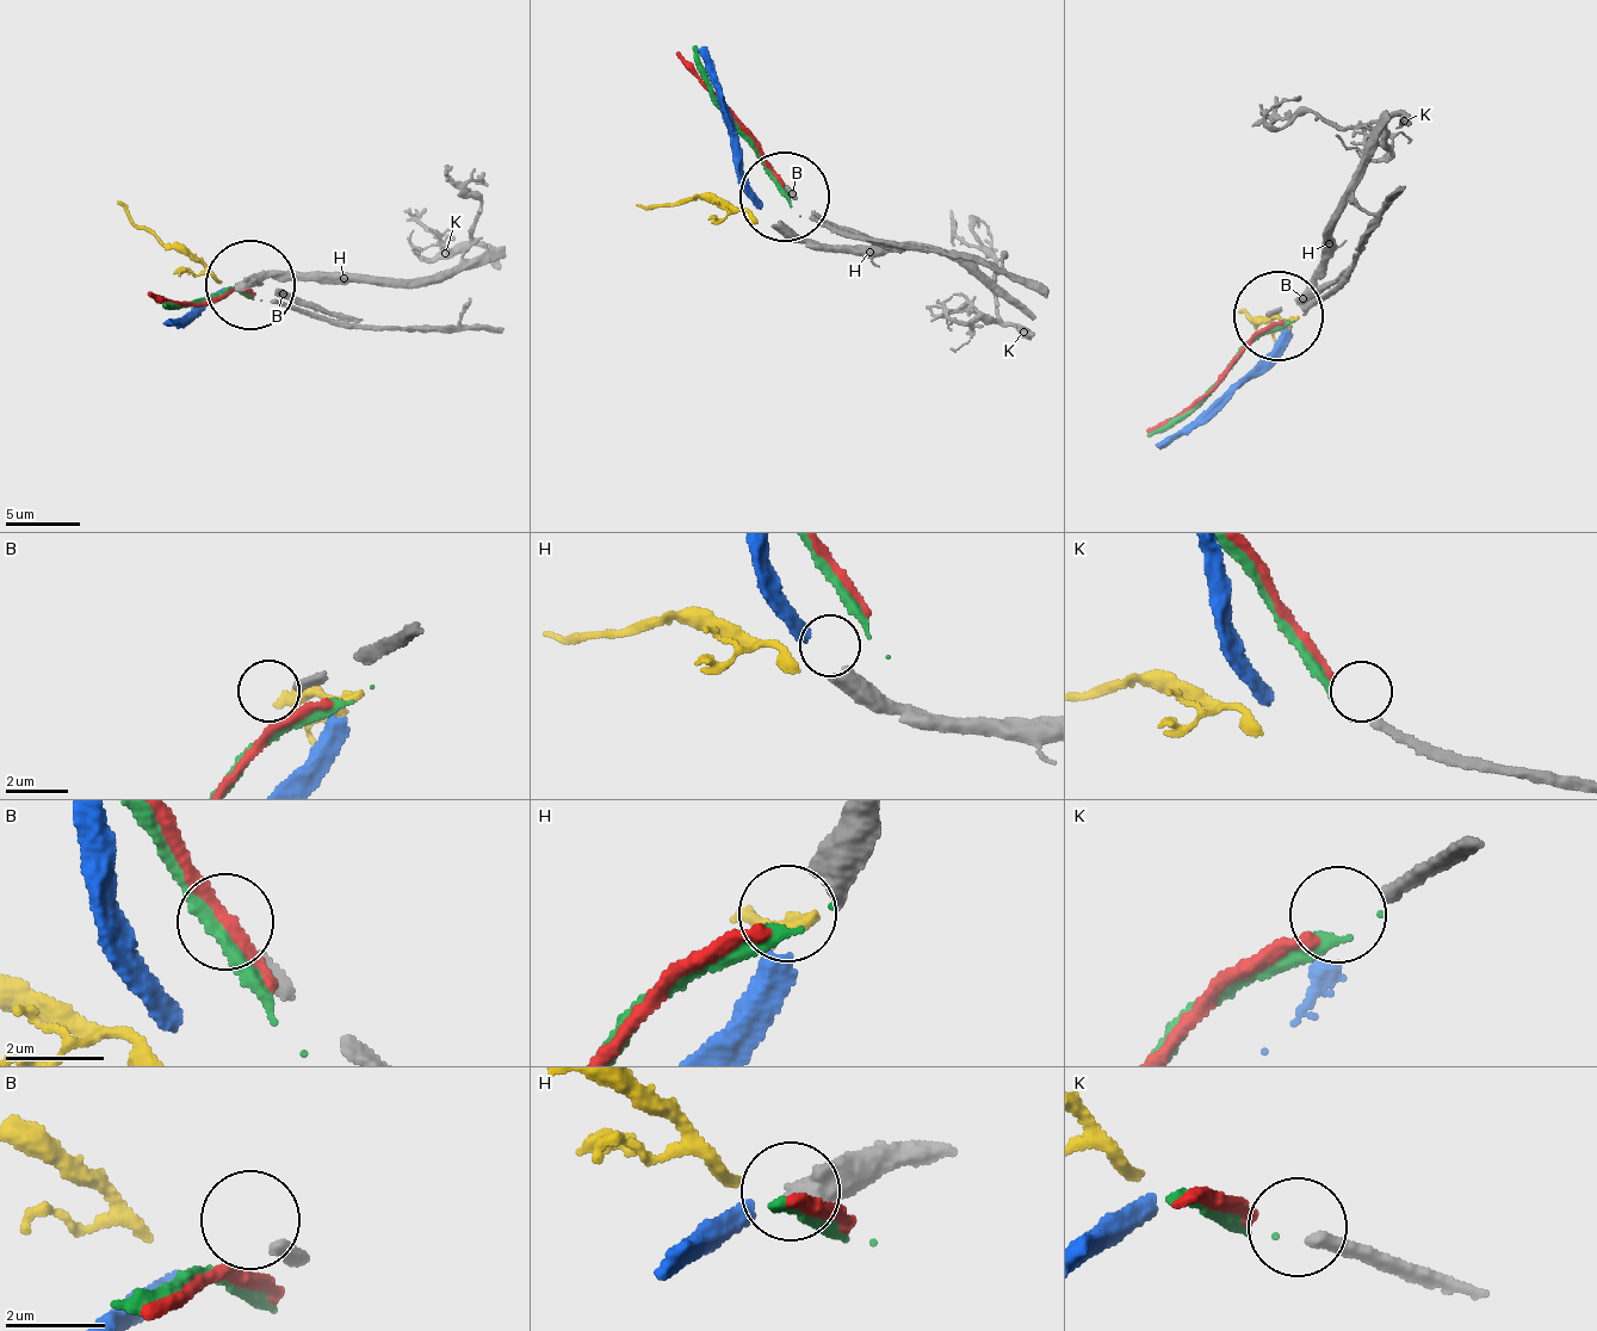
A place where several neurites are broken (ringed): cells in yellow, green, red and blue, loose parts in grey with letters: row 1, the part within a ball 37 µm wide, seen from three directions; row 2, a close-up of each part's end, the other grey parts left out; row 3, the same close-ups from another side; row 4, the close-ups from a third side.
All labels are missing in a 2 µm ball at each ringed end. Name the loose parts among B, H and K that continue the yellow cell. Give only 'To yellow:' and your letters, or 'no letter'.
To yellow: no letter

